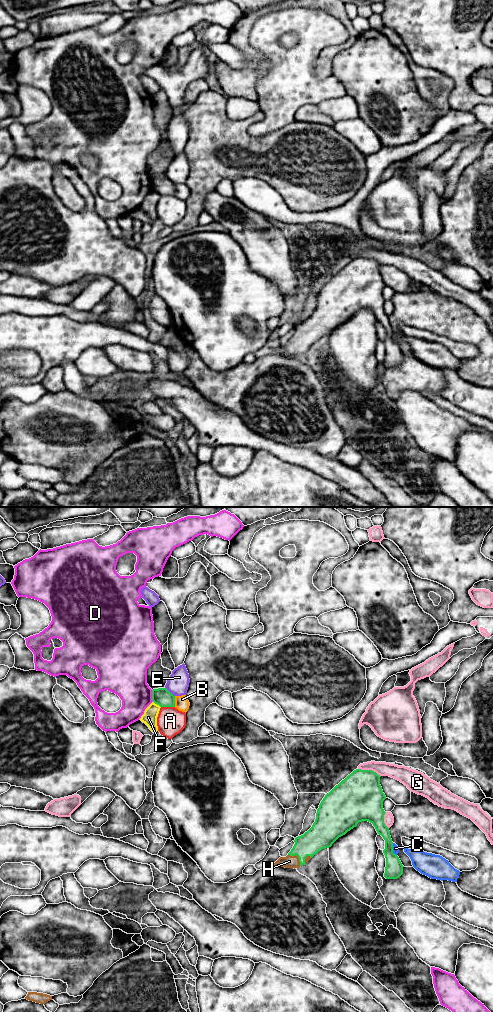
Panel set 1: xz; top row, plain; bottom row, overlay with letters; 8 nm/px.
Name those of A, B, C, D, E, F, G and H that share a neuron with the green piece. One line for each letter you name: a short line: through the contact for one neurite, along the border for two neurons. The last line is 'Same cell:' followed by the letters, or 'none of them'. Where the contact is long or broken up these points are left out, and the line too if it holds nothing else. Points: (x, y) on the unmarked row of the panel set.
H: Line: xz (321, 323), (297, 343), (289, 349)
Same cell: H

